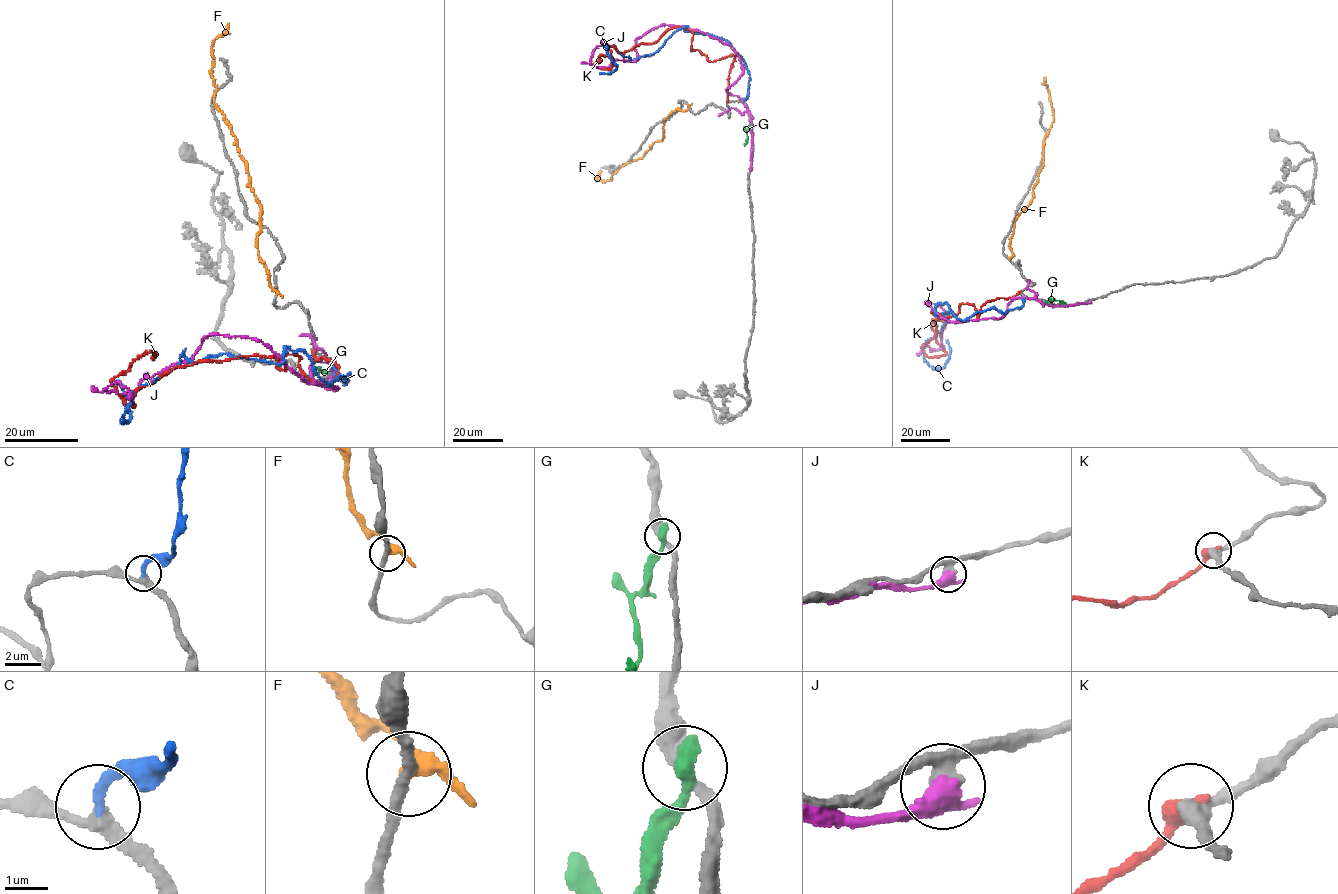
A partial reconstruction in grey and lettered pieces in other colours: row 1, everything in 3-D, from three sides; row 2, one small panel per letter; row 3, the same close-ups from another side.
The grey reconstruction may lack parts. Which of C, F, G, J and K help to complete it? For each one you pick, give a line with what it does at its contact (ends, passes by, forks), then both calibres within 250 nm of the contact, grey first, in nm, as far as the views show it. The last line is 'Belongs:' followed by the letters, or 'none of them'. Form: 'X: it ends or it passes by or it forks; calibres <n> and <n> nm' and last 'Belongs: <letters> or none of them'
C: it ends; calibres 300 and 240 nm
Belongs: C

